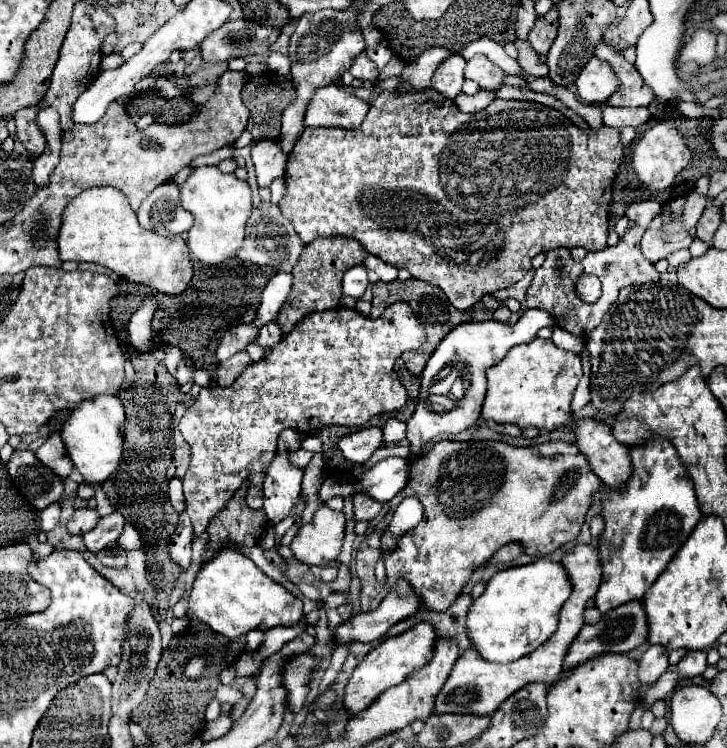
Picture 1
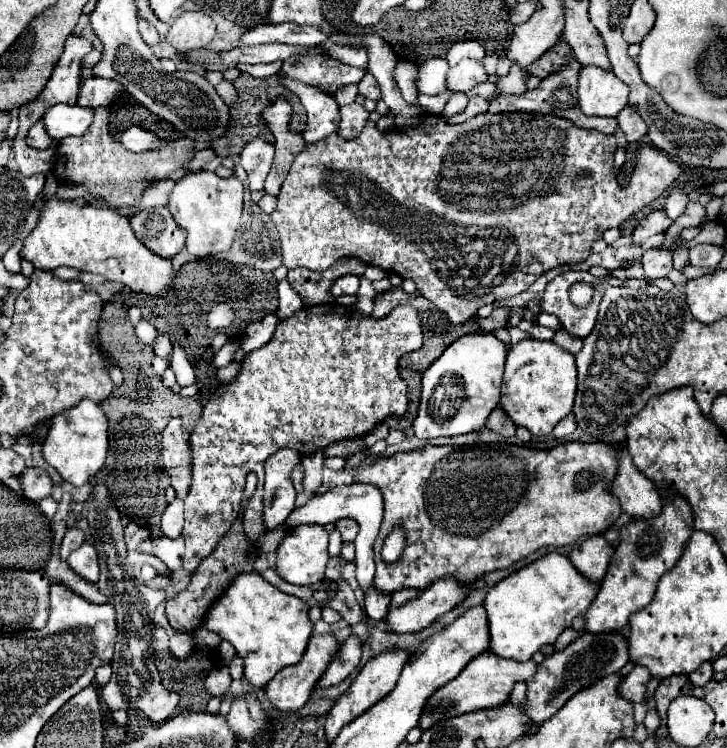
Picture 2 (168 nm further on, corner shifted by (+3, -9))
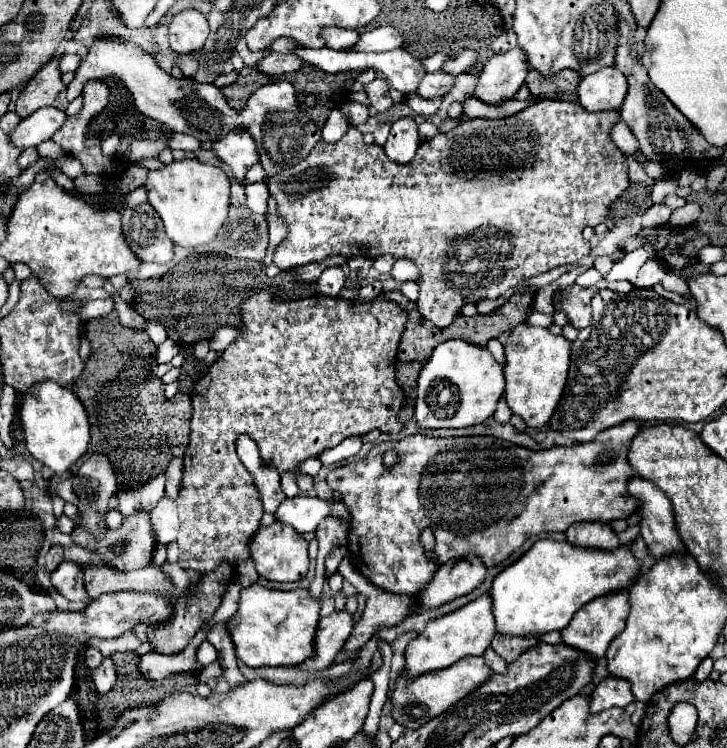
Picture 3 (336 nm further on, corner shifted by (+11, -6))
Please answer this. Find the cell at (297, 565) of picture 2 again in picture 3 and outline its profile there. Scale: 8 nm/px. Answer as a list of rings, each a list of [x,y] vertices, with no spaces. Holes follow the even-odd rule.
[[[274,522],[270,526],[260,526],[250,540],[250,558],[256,564],[256,572],[274,582],[296,582],[306,576],[310,558],[308,558],[308,542],[292,530],[292,526],[284,526]]]

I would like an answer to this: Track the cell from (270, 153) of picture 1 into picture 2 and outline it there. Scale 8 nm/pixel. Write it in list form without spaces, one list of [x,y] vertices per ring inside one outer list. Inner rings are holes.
[[[252,139],[240,153],[240,165],[248,173],[250,191],[264,191],[264,181],[274,157],[274,145],[264,139]]]

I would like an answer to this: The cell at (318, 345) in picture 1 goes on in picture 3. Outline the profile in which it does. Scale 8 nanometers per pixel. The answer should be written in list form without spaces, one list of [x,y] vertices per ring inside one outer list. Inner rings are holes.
[[[260,290],[240,304],[240,318],[242,334],[218,356],[190,394],[194,412],[190,420],[190,444],[184,454],[182,486],[176,498],[180,514],[176,542],[180,548],[178,564],[184,570],[196,570],[200,574],[216,570],[222,562],[234,566],[244,562],[250,556],[250,538],[258,530],[264,514],[254,478],[236,454],[238,434],[250,434],[260,446],[262,462],[284,474],[296,472],[306,458],[334,448],[346,436],[362,436],[374,428],[388,434],[404,430],[404,424],[398,420],[404,392],[394,376],[398,342],[408,320],[402,306],[390,302],[384,294],[364,302],[338,296],[278,300],[272,296],[272,290]]]

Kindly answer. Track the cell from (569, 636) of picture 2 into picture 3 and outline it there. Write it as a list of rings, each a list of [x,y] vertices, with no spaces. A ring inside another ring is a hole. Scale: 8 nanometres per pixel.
[[[496,634],[496,638],[492,640],[492,648],[502,658],[506,658],[506,662],[514,662],[524,650],[528,650],[534,644],[536,644],[534,638],[512,638],[512,636],[502,636],[502,634]]]

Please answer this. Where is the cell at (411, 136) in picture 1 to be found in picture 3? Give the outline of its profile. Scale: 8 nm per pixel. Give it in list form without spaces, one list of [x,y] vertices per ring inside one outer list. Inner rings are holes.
[[[536,102],[532,106],[528,106],[526,110],[504,118],[504,120],[464,120],[462,124],[458,124],[450,134],[438,134],[436,138],[432,138],[432,142],[422,142],[418,148],[418,154],[412,162],[408,164],[398,164],[392,162],[384,150],[378,144],[364,144],[362,134],[356,128],[350,128],[346,132],[346,136],[338,142],[324,142],[320,140],[310,156],[302,162],[298,162],[292,168],[286,168],[278,174],[274,174],[272,178],[266,180],[270,194],[274,196],[276,204],[278,204],[278,212],[286,218],[288,222],[288,236],[286,242],[282,242],[276,252],[274,252],[274,264],[280,270],[290,270],[296,266],[304,266],[308,262],[314,260],[324,260],[328,256],[340,254],[340,256],[368,256],[368,258],[376,258],[382,254],[392,254],[394,258],[410,258],[418,268],[420,268],[420,298],[418,298],[418,310],[420,314],[430,320],[434,326],[448,326],[460,312],[462,304],[466,302],[478,302],[484,298],[498,298],[502,294],[506,294],[508,290],[518,288],[524,280],[548,272],[560,264],[572,264],[584,256],[590,254],[590,244],[586,244],[586,240],[582,238],[582,230],[586,226],[596,226],[600,222],[606,220],[608,216],[608,208],[610,204],[620,198],[624,194],[624,190],[630,184],[628,178],[628,164],[626,164],[626,154],[612,142],[610,138],[610,130],[612,126],[620,120],[620,108],[610,110],[610,112],[588,112],[584,110],[580,104],[576,102]],[[476,230],[480,230],[480,252],[470,252],[472,246],[468,242],[464,242],[464,268],[444,268],[448,258],[454,252],[454,242],[460,238],[468,238],[472,236]]]

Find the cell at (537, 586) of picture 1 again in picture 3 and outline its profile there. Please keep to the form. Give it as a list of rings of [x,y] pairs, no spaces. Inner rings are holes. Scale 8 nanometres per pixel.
[[[550,538],[538,540],[518,562],[502,570],[492,584],[496,630],[508,636],[564,630],[572,616],[592,598],[626,590],[640,574],[640,562],[624,544],[616,550],[570,546]]]

